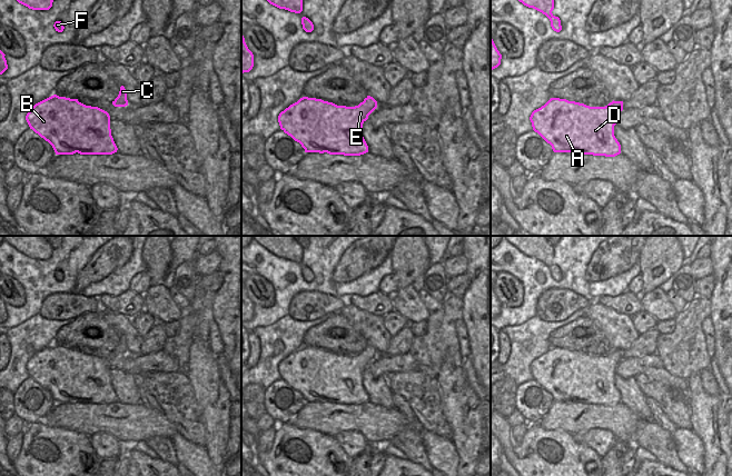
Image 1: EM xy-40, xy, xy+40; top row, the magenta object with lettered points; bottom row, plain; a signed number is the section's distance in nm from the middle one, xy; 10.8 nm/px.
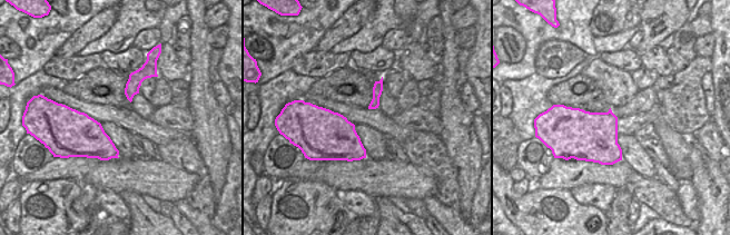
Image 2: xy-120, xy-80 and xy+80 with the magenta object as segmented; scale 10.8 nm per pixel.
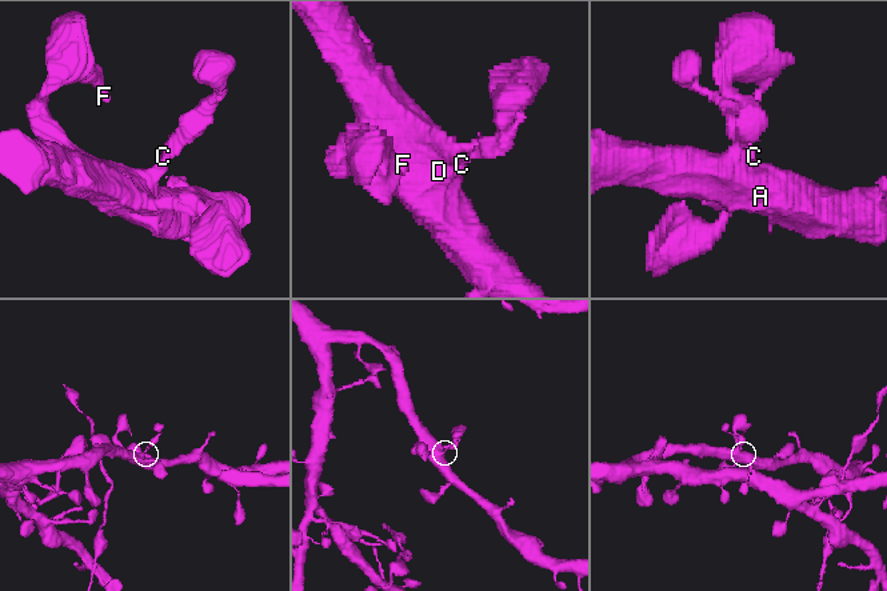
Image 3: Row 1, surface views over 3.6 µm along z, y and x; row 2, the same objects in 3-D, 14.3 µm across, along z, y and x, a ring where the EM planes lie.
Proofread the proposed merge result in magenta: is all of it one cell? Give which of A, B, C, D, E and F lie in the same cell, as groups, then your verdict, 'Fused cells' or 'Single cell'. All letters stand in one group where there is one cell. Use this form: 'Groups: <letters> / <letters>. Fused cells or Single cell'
Groups: A B C D E F. Single cell.

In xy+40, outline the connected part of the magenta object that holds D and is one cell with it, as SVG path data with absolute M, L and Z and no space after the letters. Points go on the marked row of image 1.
M551 98L544 106L532 112L530 120L533 130L552 146L554 152L615 157L621 153L621 145L614 136L614 126L616 125L616 117L622 110L623 101L613 100L605 107L590 107L566 99Z

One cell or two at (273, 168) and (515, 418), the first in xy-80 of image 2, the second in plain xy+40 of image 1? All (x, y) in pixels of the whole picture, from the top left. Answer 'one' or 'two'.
two

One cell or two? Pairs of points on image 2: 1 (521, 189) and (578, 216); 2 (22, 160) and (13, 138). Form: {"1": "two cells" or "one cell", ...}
{"1": "two cells", "2": "two cells"}

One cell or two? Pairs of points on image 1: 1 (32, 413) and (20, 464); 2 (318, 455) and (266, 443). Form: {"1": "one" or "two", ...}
{"1": "two", "2": "two"}

